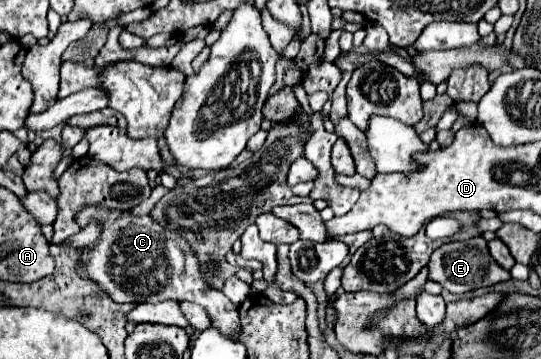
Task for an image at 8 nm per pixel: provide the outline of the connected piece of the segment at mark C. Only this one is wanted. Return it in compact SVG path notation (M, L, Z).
M86 205L80 213L76 213L76 223L86 227L90 221L98 221L102 225L100 237L82 247L80 261L76 271L82 279L94 279L100 289L114 303L160 303L166 299L176 301L192 301L206 307L212 325L218 327L226 337L238 331L238 309L236 305L218 289L204 281L200 261L192 251L190 243L174 231L164 229L150 215L132 215L130 211L106 209Z

